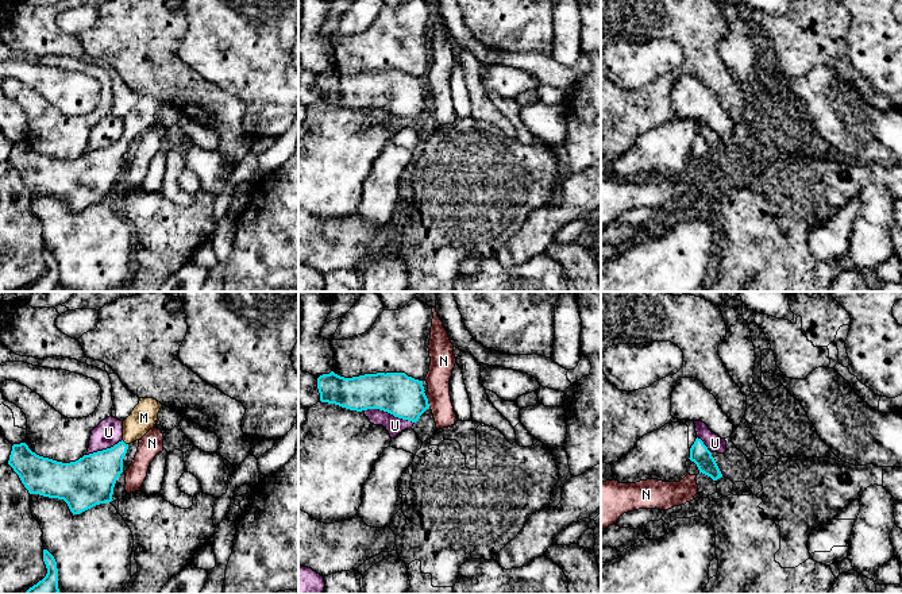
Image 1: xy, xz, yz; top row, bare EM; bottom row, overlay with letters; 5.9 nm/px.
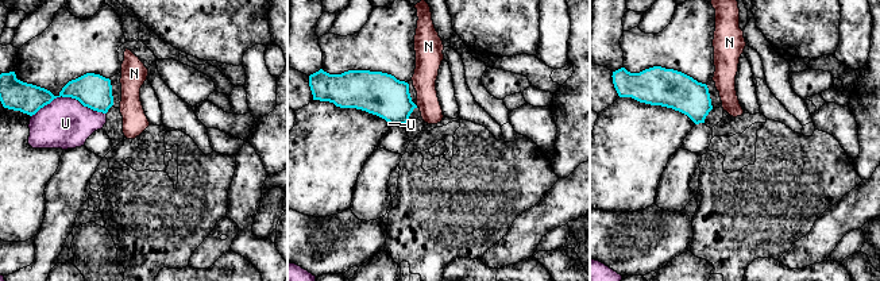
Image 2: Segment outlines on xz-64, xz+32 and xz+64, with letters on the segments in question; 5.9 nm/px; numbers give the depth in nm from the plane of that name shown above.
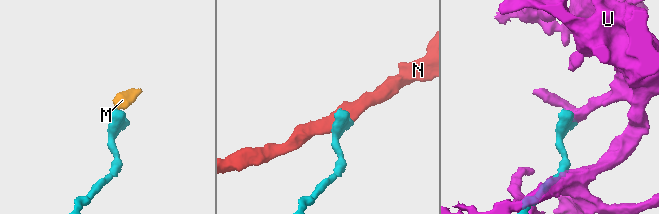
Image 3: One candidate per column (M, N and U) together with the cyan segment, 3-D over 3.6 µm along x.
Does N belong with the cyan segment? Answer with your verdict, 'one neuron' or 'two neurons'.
two neurons

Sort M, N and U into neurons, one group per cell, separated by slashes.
M / N / U

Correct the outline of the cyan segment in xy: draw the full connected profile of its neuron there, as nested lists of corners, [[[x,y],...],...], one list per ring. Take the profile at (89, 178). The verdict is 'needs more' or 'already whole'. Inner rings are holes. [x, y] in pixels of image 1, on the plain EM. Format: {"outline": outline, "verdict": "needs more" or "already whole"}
{"outline": [[[140,96],[131,112],[123,119],[123,138],[111,146],[84,153],[76,159],[62,161],[32,150],[26,140],[14,142],[8,162],[19,173],[30,192],[63,197],[73,212],[80,212],[96,202],[113,198],[113,185],[123,170],[123,157],[128,143],[140,138],[155,126],[158,111],[165,104],[154,96]]], "verdict": "needs more"}

